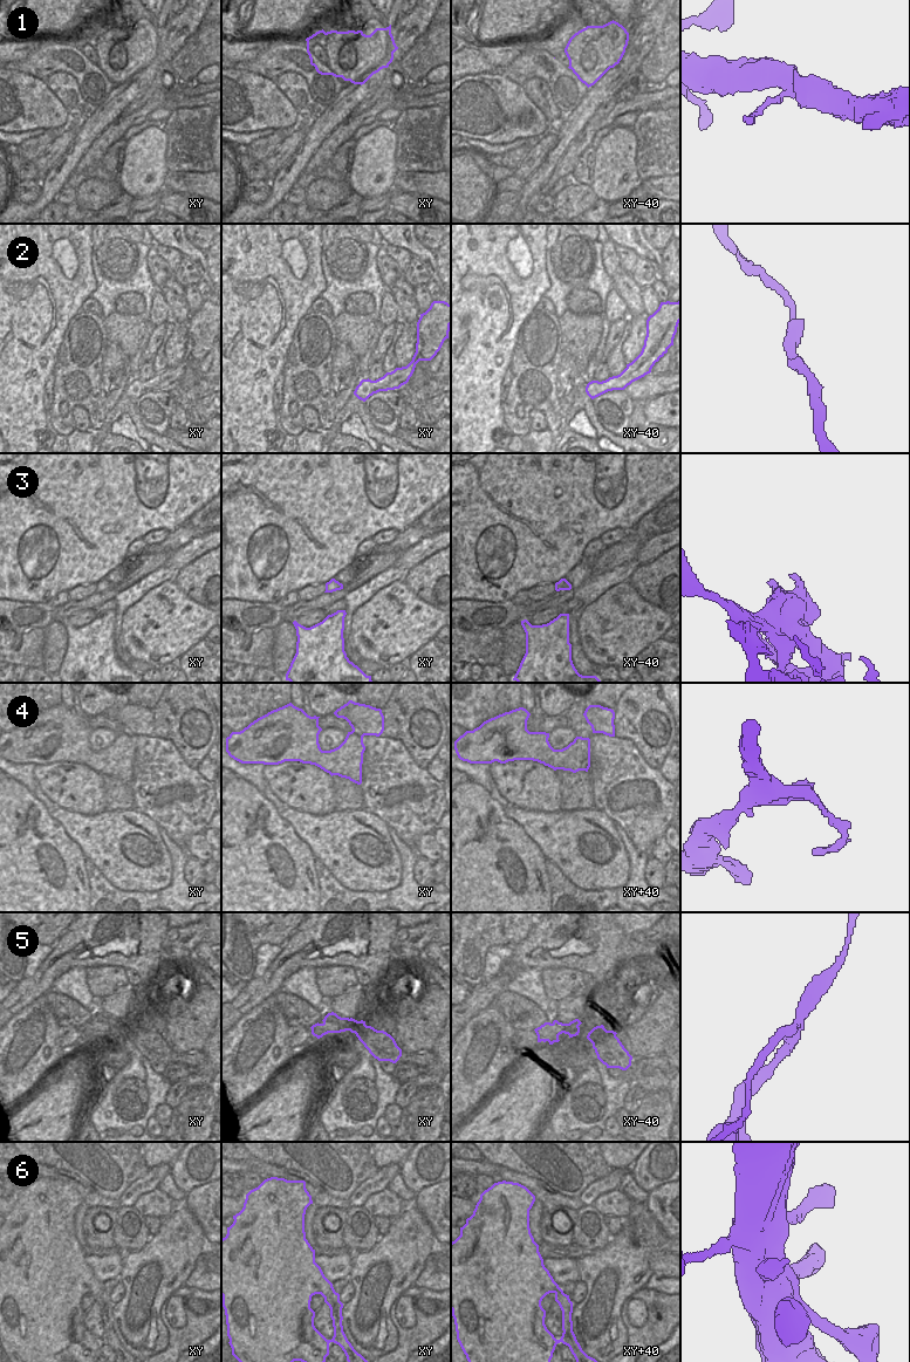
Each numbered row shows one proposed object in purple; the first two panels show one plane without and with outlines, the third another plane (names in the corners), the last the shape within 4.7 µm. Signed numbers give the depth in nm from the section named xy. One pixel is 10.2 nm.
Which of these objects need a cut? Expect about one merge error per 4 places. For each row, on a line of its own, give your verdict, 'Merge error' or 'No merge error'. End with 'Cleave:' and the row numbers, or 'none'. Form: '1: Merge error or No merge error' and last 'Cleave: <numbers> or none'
1: No merge error
2: No merge error
3: Merge error
4: No merge error
5: Merge error
6: No merge error
Cleave: 3, 5.

